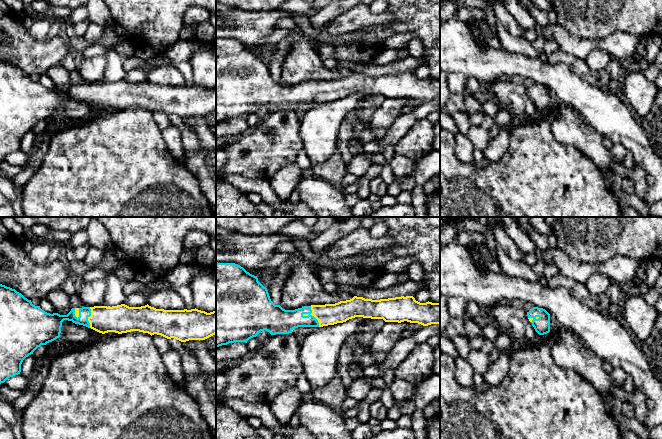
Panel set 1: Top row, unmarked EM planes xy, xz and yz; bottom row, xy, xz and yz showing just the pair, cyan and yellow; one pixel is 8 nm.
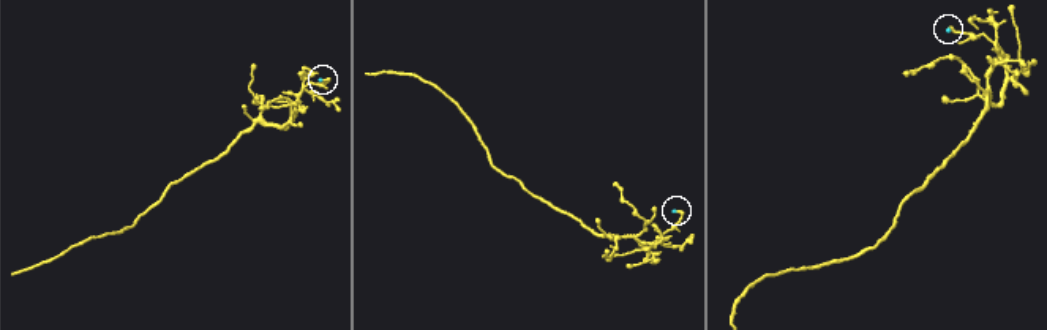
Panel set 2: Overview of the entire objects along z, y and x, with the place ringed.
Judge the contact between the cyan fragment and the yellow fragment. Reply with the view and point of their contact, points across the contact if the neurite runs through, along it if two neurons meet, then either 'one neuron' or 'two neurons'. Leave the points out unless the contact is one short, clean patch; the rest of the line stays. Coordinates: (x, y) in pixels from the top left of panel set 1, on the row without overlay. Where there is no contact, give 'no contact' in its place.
xz (313, 92) | across xz (283, 97), (313, 92), (329, 90) | one neuron

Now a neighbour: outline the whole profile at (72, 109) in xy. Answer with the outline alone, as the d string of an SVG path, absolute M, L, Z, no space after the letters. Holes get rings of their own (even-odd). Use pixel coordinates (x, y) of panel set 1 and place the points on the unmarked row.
M64 96L62 98L60 114L69 120L84 120L89 119L103 112L91 104L83 101L75 100L72 97Z

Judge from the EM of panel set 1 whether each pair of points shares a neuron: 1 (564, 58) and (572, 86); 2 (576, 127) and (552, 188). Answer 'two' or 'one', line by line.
1: two
2: two

